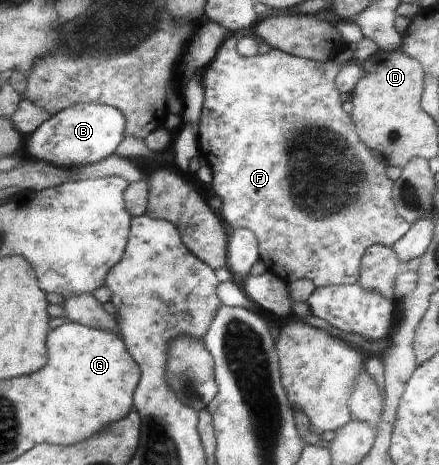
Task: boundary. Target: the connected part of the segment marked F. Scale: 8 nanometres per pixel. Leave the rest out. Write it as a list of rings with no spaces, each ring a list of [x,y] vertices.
[[[229,34],[225,43],[221,45],[217,57],[205,69],[202,77],[205,103],[203,103],[201,121],[198,126],[198,147],[200,152],[203,151],[199,156],[203,155],[203,160],[211,165],[213,189],[223,203],[220,212],[223,213],[223,217],[227,217],[227,223],[231,225],[233,231],[237,227],[243,227],[253,233],[259,233],[259,249],[263,249],[263,263],[267,265],[271,273],[279,273],[283,281],[289,283],[289,281],[305,277],[315,285],[315,288],[357,284],[361,280],[362,257],[366,254],[366,250],[374,244],[391,248],[410,232],[412,225],[393,209],[394,201],[391,201],[391,189],[394,189],[393,181],[385,175],[385,167],[379,165],[373,153],[359,141],[351,117],[341,109],[341,95],[337,91],[337,78],[342,65],[332,60],[317,63],[309,58],[293,57],[279,49],[269,49],[263,55],[245,59],[237,53],[235,43],[237,39]]]

